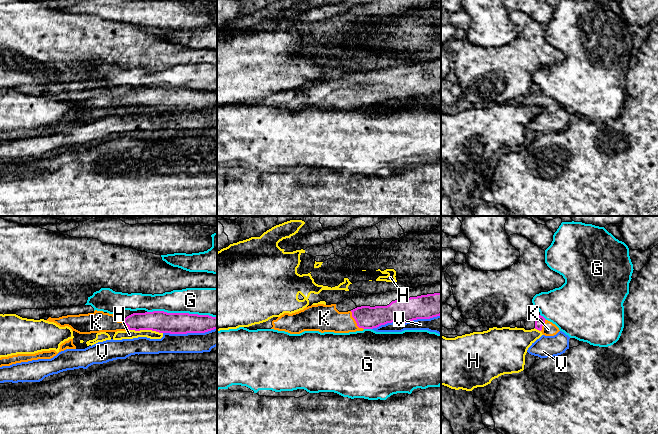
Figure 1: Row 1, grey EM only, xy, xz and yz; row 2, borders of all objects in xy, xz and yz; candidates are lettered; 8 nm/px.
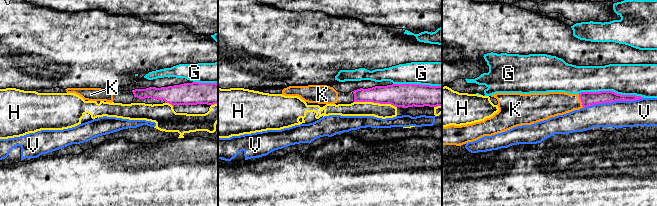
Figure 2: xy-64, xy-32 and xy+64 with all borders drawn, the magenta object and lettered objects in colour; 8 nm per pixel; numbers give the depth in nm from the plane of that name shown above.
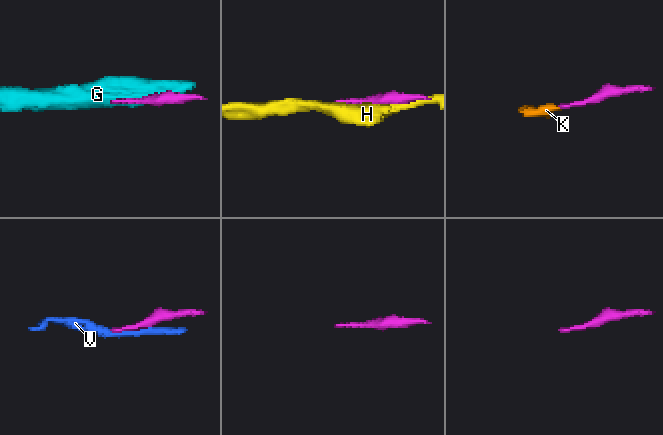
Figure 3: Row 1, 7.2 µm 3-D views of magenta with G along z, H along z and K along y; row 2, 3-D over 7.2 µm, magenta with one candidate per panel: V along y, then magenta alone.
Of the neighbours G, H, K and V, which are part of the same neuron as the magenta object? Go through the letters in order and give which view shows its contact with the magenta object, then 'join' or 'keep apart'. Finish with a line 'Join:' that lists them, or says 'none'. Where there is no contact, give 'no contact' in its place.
G: meets magenta in xy; keep apart
H: meets magenta in xy; keep apart
K: meets magenta in xz; join
V: meets magenta in xz; keep apart
Join: K

